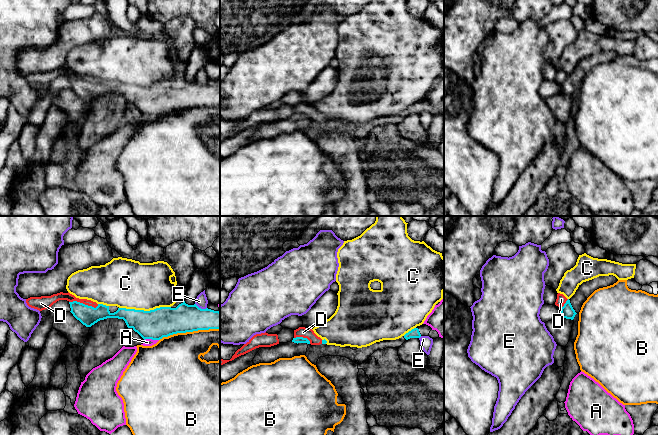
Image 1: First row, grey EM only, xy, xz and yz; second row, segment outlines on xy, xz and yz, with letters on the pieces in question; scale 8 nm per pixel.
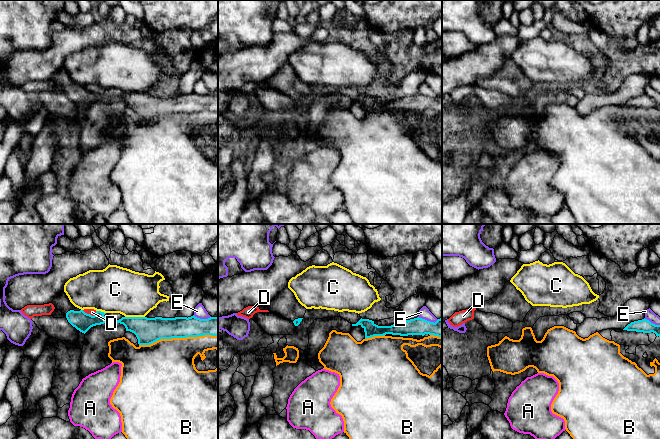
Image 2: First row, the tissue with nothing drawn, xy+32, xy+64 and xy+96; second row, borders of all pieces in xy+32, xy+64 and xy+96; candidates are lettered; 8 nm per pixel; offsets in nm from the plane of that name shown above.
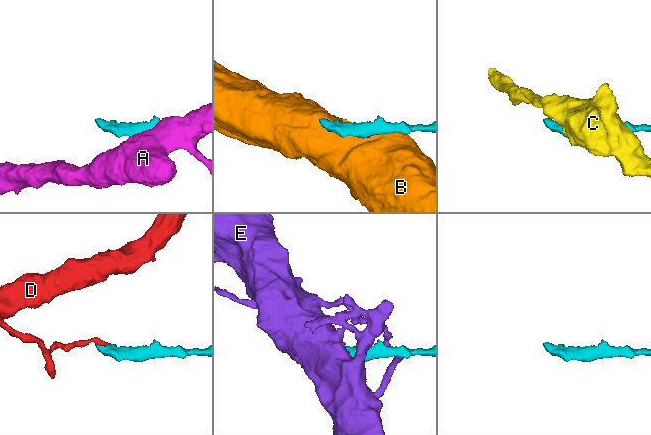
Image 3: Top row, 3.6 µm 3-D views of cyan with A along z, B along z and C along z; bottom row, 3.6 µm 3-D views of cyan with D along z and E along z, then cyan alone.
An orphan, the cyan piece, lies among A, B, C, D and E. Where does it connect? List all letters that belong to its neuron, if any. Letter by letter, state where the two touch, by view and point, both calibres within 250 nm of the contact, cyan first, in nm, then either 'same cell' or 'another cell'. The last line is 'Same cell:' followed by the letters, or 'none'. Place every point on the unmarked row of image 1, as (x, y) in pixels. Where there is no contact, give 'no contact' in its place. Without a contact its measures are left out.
A: xy (151, 114) | 240/60 nm | another cell
B: xy (189, 107) | 240/380 nm | another cell
C: xy (143, 86) | 240/380 nm | another cell
D: xy (84, 80) | 160/70 nm | another cell
E: xy (200, 84) | 220/100 nm | another cell
Same cell: none

